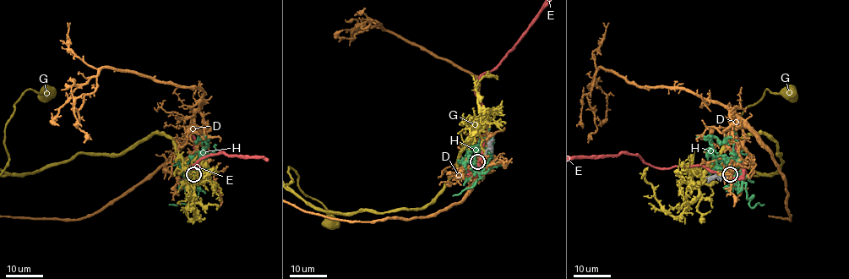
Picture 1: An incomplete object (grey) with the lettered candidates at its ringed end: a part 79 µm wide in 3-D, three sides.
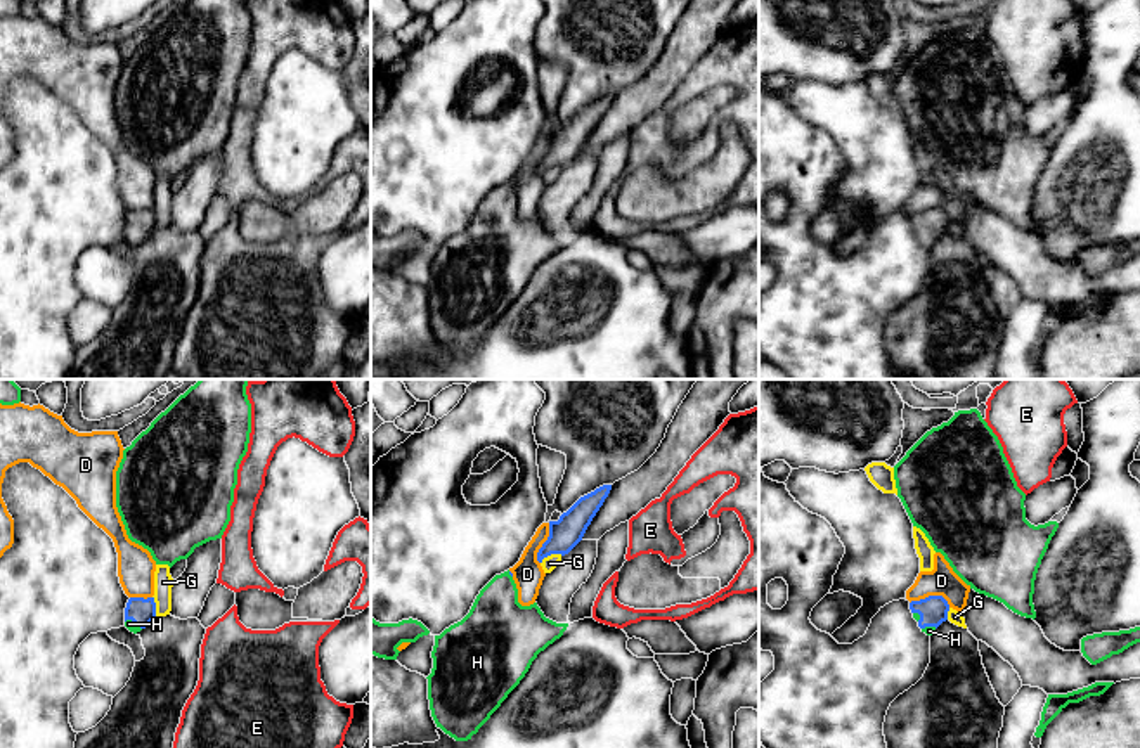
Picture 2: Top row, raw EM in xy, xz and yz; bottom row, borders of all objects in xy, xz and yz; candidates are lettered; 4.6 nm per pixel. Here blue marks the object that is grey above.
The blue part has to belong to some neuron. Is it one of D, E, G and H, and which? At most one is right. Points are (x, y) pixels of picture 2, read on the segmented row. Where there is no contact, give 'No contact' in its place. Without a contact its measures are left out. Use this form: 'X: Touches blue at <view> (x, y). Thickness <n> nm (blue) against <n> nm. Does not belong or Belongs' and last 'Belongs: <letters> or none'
D: Touches blue at yz (931, 596). Thickness 140 nm (blue) against 140 nm. Does not belong
E: No contact. Does not belong
G: Touches blue at xz (550, 554). Thickness 150 nm (blue) against 70 nm. Does not belong
H: Touches blue at xy (134, 624). Thickness 120 nm (blue) against 50 nm. Belongs
Belongs: H

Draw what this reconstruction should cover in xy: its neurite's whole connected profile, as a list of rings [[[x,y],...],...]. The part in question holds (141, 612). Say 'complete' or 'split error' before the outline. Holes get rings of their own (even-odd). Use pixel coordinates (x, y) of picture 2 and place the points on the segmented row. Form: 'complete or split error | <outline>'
split error | [[[130,597],[125,608],[125,627],[137,634],[156,618],[154,597]]]

